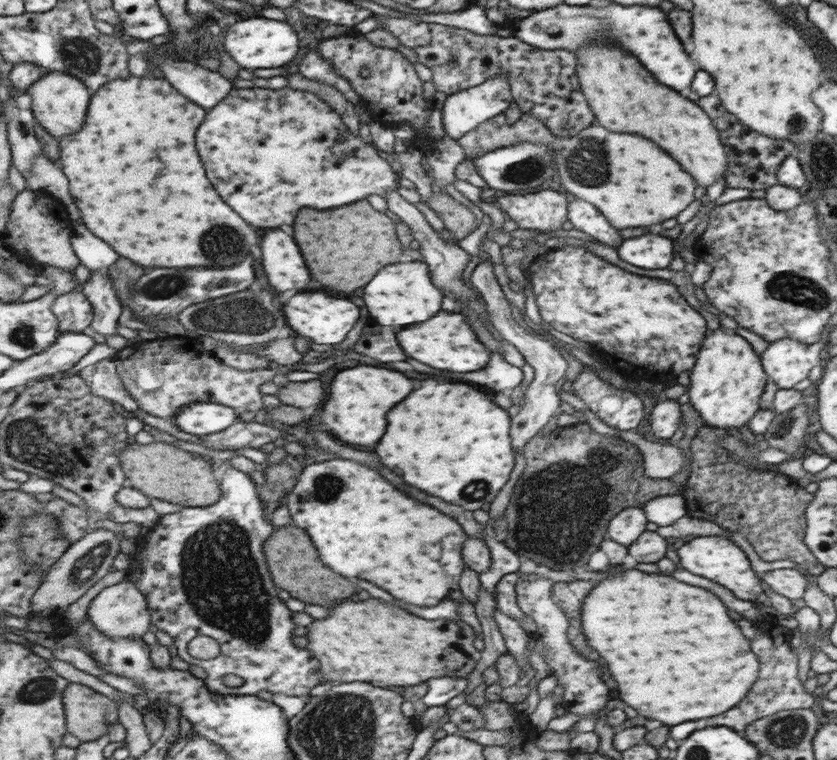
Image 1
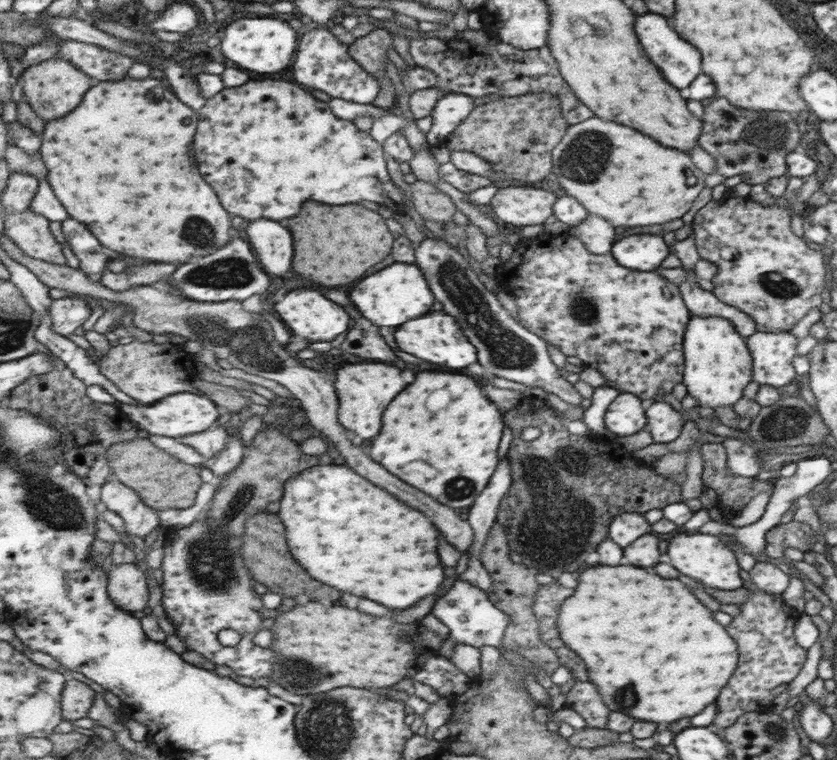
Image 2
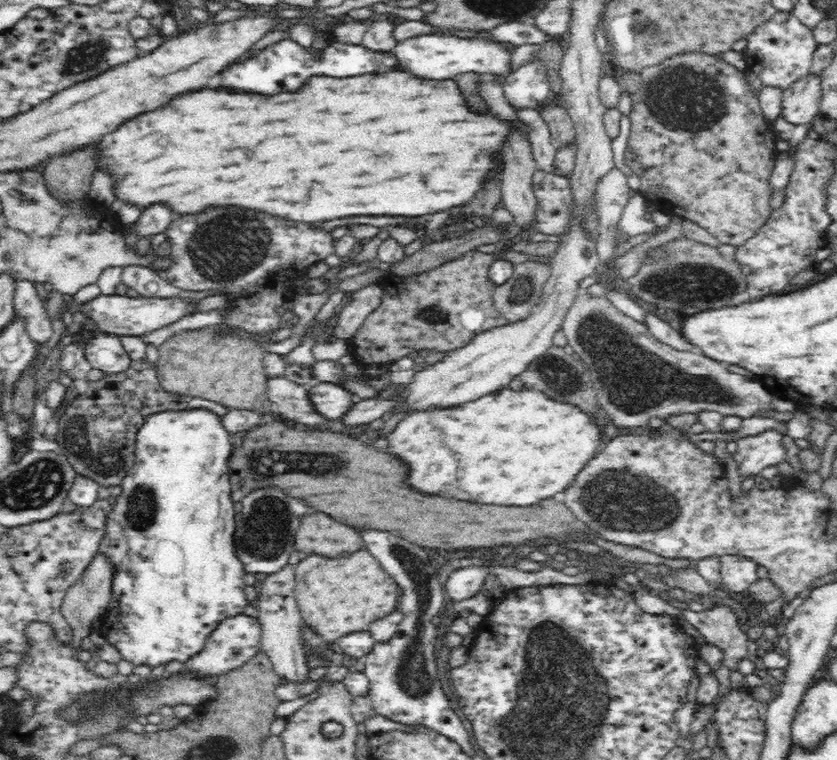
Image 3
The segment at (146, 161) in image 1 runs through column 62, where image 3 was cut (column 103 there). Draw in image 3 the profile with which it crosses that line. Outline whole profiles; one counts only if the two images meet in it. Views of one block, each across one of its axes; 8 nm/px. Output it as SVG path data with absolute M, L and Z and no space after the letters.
M394 70L386 74L364 74L352 78L312 78L308 86L304 86L304 90L300 90L298 94L278 94L276 98L252 98L228 94L226 90L204 90L184 94L184 98L176 98L176 102L170 102L170 106L164 106L150 114L140 114L140 118L132 118L116 132L108 134L102 142L102 160L118 176L116 194L120 198L138 202L142 206L164 200L170 202L180 214L204 210L206 206L216 204L236 204L244 208L266 210L280 218L290 218L296 222L324 222L346 216L426 216L472 202L476 194L484 190L486 182L500 176L500 170L504 166L504 144L514 130L522 132L526 138L530 136L530 128L522 120L508 122L498 120L496 116L490 116L486 112L470 110L468 100L464 98L454 80L432 80L414 76L410 72Z

